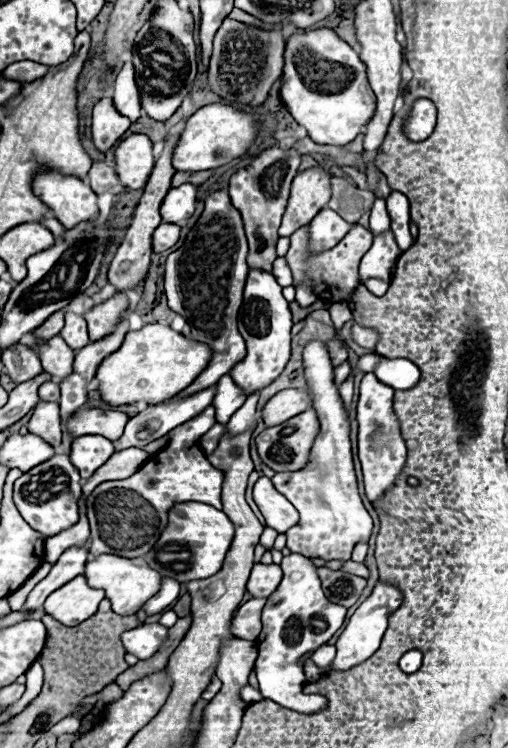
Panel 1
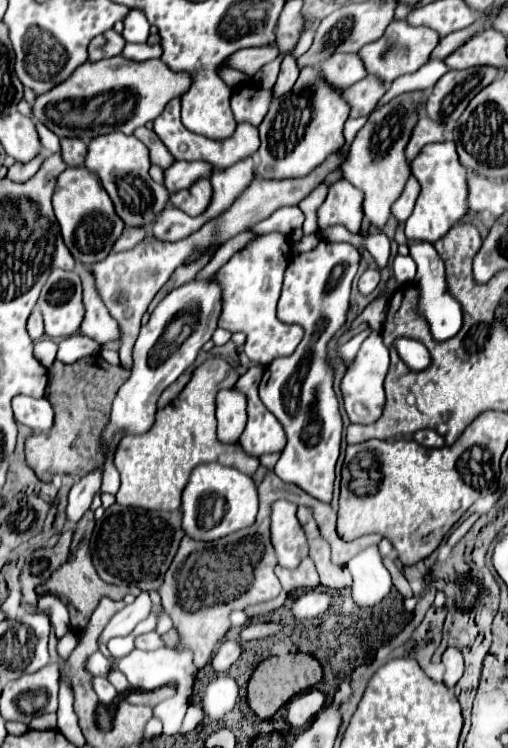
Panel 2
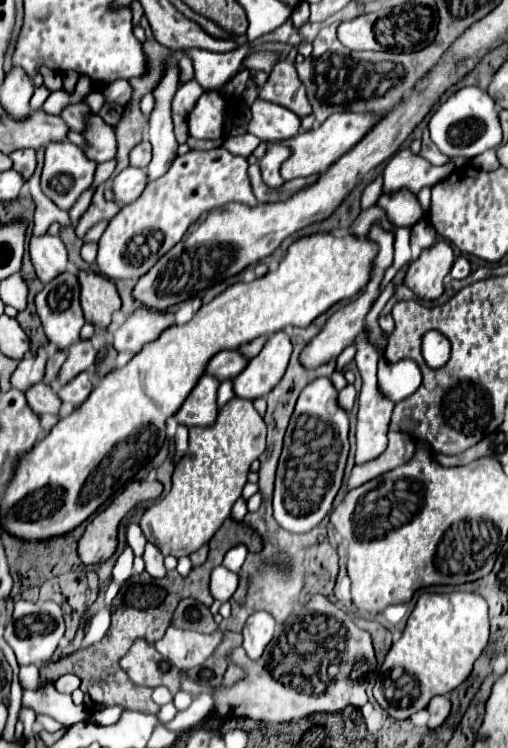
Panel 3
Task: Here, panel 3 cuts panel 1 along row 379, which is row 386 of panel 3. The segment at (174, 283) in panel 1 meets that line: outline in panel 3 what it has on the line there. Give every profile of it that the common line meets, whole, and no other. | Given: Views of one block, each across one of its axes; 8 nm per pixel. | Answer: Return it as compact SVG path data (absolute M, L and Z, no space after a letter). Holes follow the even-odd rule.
M204 374L194 394L190 394L182 410L178 410L176 420L186 426L212 426L218 418L218 388L220 380L212 374Z

